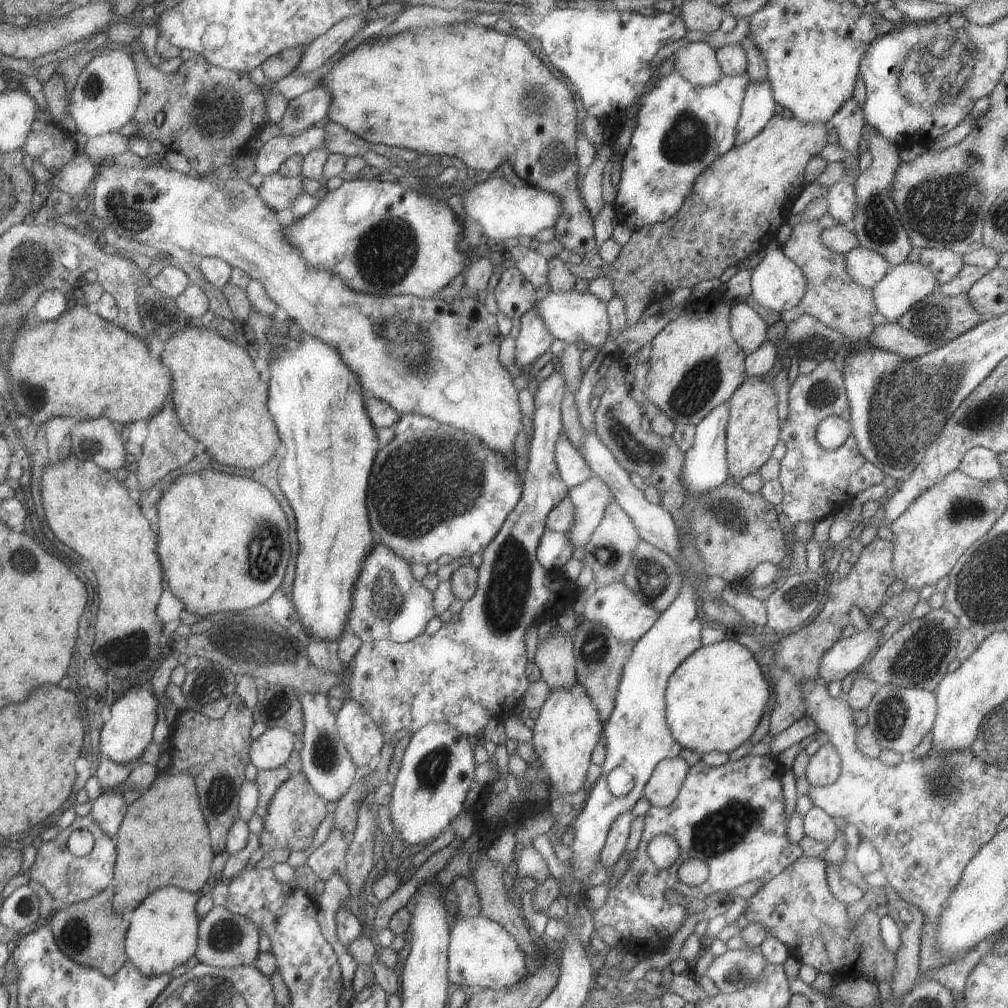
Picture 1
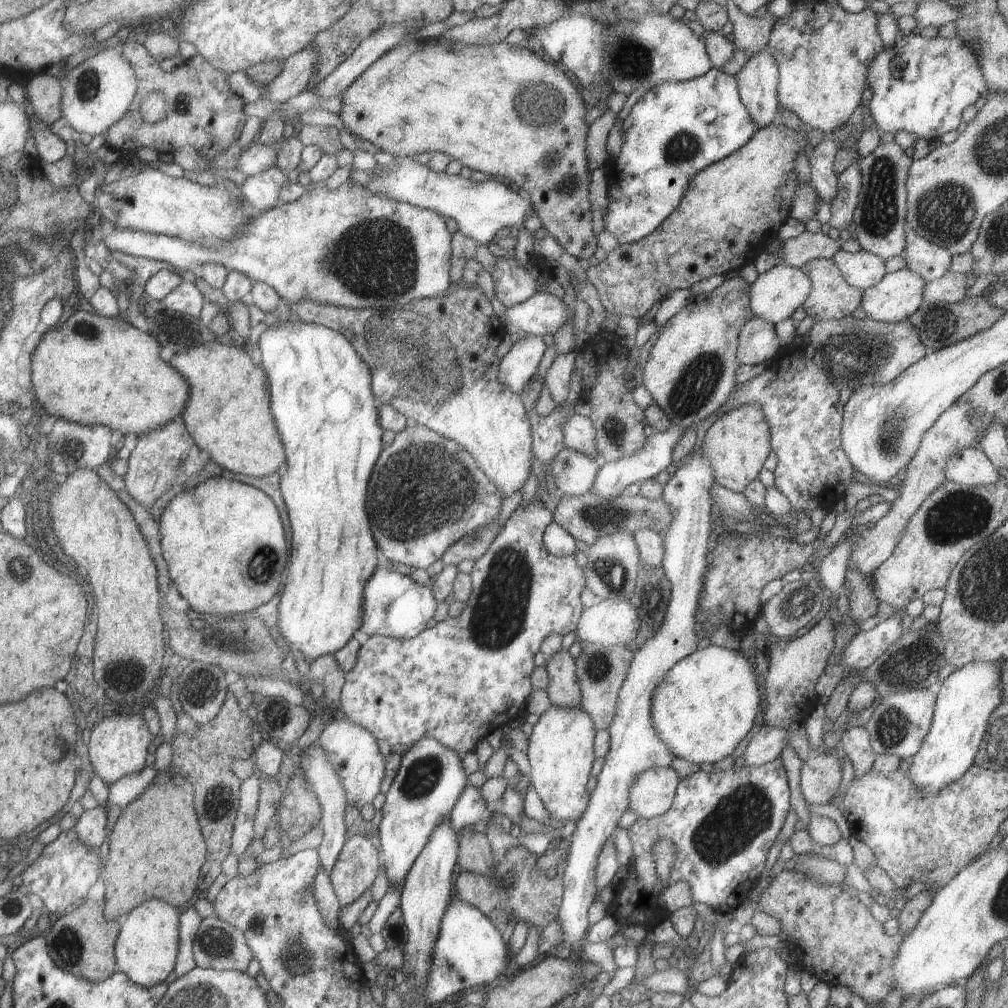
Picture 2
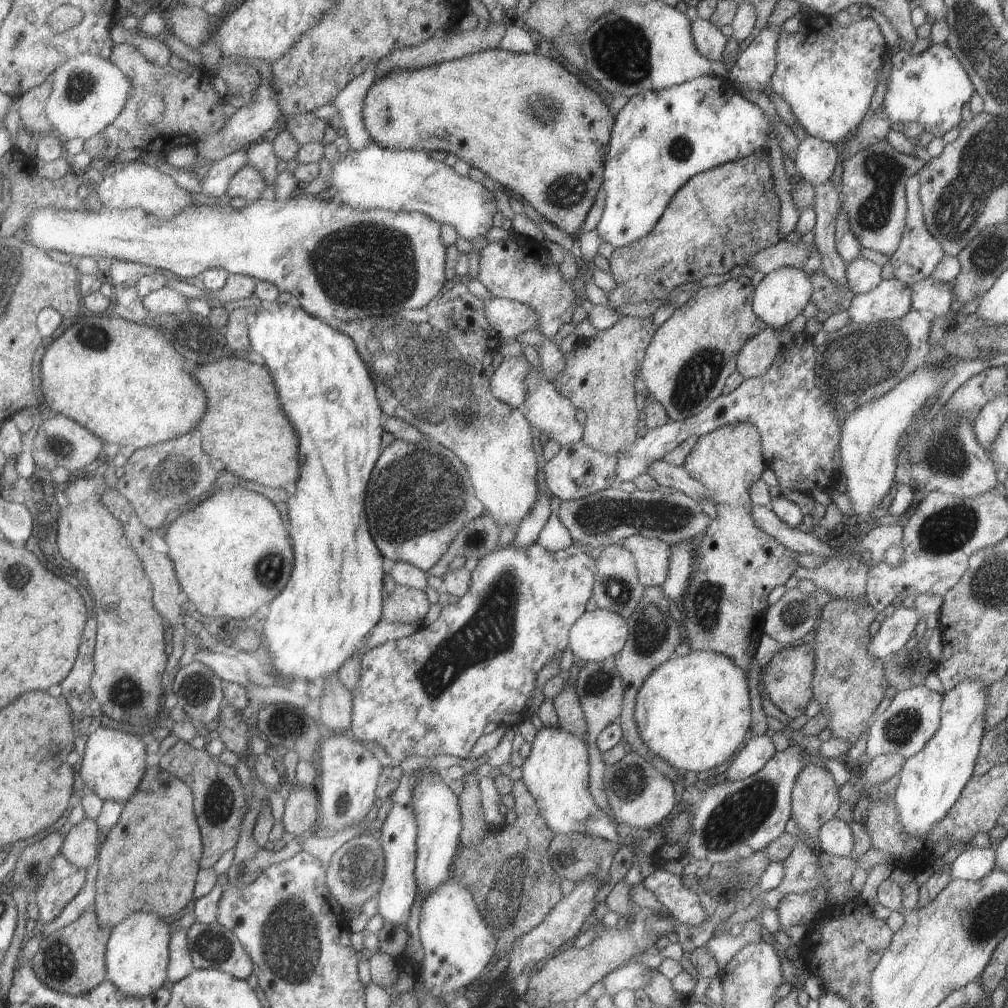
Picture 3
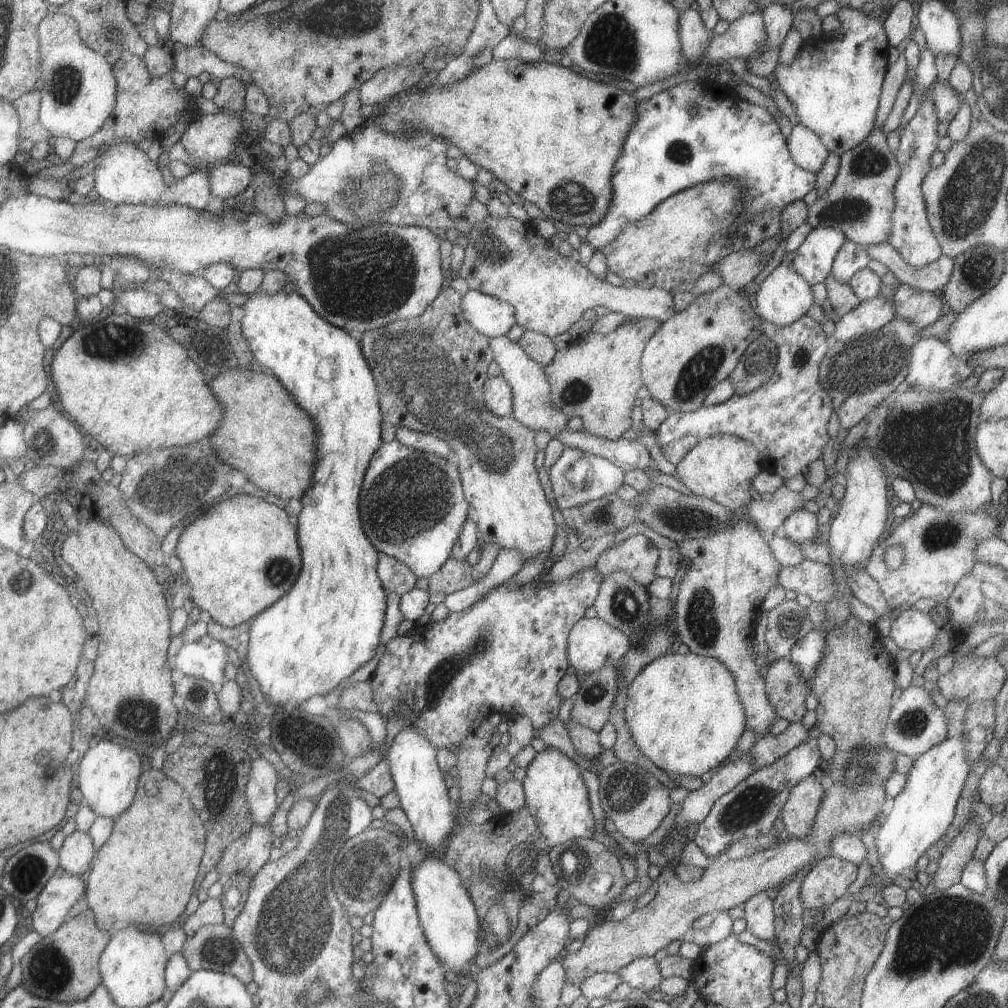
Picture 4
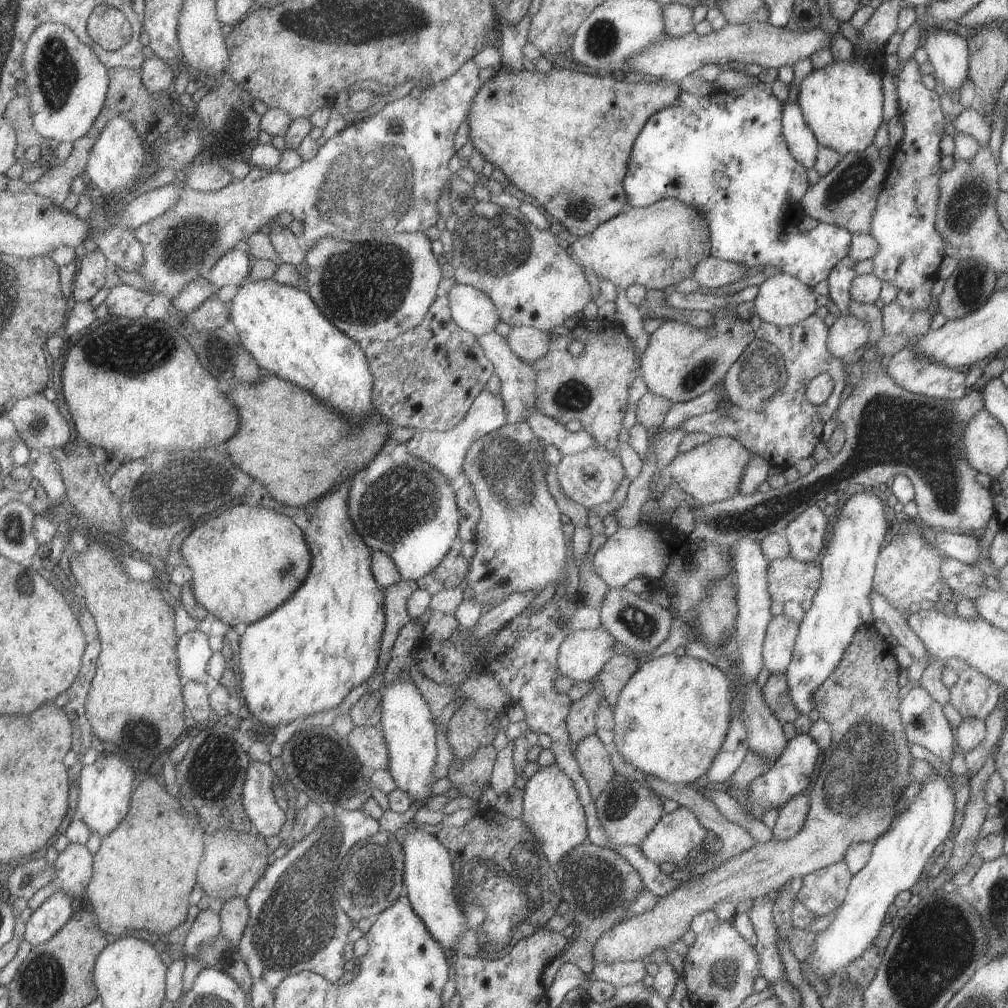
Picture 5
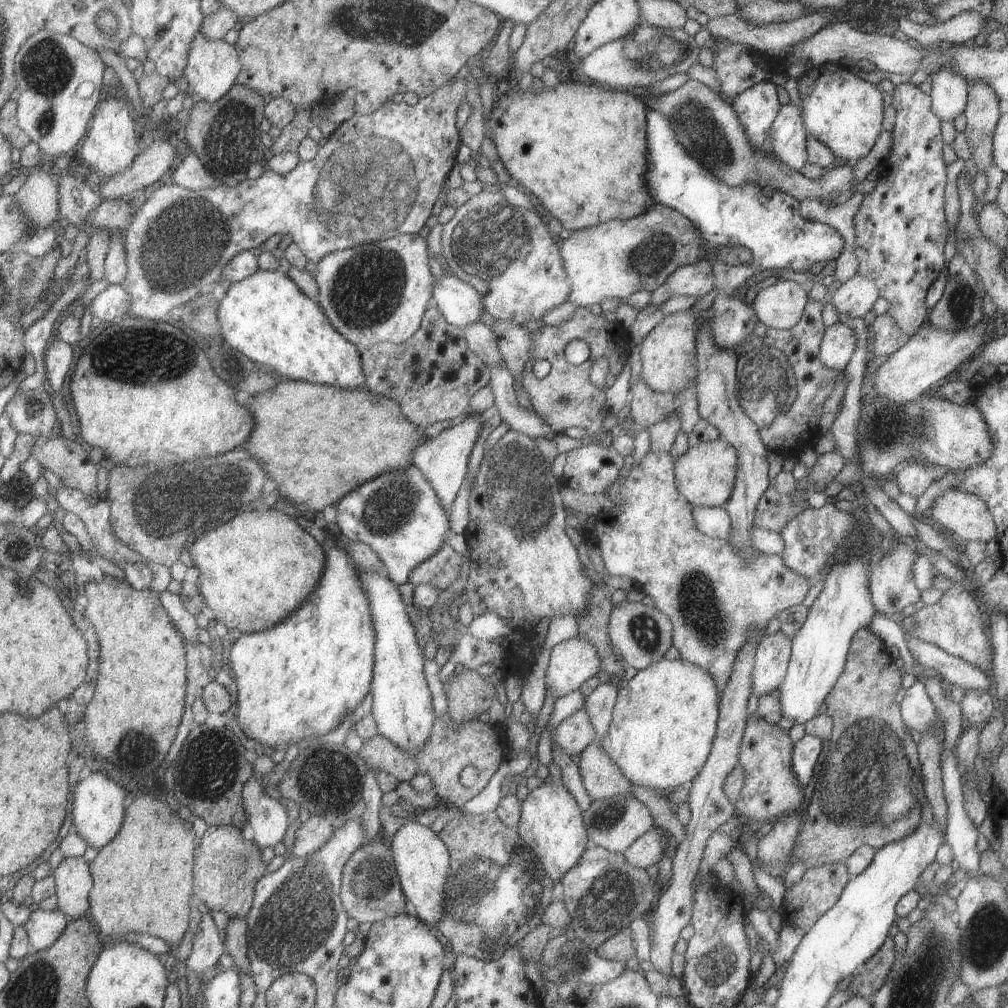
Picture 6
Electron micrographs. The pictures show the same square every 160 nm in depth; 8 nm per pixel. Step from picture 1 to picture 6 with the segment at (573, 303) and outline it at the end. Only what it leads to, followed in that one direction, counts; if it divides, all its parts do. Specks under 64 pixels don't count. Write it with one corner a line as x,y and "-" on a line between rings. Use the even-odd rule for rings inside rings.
446,272
433,282
431,303
443,319
459,329
478,322
484,309
475,288

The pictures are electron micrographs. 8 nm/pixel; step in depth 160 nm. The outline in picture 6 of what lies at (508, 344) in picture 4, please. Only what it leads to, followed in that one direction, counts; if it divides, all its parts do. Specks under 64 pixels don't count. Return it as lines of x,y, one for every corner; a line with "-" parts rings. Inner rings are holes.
473,322
469,326
462,329
463,338
465,338
466,346
477,356
487,367
499,366
504,363
497,344
495,344
495,336
491,334
491,330
482,323

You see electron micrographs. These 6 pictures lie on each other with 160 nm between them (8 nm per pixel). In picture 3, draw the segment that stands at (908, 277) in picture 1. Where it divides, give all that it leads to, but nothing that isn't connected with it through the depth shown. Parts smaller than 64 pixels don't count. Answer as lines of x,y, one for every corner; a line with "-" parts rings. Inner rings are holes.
898,278
881,279
873,290
853,295
846,310
857,324
901,318
911,310
911,291

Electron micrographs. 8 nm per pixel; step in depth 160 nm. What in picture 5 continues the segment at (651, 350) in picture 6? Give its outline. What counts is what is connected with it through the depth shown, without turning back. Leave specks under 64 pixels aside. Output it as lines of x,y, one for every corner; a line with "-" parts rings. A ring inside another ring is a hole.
734,306
719,308
713,314
713,324
707,328
707,332
690,324
669,320
663,321
659,328
648,334
649,342
639,362
640,377
647,391
673,403
683,403
722,382
731,364
737,360
745,346
754,340
749,321
737,318
733,312

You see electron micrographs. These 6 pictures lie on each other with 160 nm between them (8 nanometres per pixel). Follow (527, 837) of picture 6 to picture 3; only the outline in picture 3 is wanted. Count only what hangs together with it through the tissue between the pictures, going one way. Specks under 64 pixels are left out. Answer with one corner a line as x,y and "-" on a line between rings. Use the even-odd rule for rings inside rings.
542,725
530,743
529,754
520,765
522,781
537,805
539,814
555,835
592,832
593,836
621,845
616,833
616,820
593,801
587,787
587,743
559,726

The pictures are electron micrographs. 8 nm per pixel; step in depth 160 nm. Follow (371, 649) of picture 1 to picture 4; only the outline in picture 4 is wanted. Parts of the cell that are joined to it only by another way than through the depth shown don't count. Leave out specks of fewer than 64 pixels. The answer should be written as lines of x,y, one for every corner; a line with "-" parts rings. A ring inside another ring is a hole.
590,566
556,581
541,581
542,576
545,576
549,571
544,571
543,574
537,575
532,581
525,584
518,585
513,581
505,581
497,586
494,586
486,592
479,600
476,600
461,612
449,611
442,620
431,623
430,625
414,626
408,633
404,635
397,635
386,642
383,654
376,664
376,668
372,677
367,680
370,689
372,690
372,704
375,707
377,714
380,714
383,720
393,715
400,715
402,712
409,712
413,714
410,726
424,736
429,744
432,744
436,749
443,748
447,751
454,750
461,744
465,735
470,731
471,723
474,719
486,718
483,714
483,709
489,709
491,713
498,712
504,719
511,719
518,716
526,716
531,720
532,727
540,728
553,720
557,714
559,703
563,700
556,691
556,684
560,678
567,672
566,668
570,664
566,657
568,632
571,630
580,618
584,617
585,610
593,604
598,593
602,576
595,566

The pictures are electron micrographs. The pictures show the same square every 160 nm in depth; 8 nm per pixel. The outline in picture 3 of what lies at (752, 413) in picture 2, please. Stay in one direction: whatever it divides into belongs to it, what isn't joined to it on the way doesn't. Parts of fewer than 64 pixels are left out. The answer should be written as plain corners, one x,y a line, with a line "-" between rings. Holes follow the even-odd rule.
746,422
728,424
701,435
685,457
682,467
691,478
705,485
710,494
709,500
716,510
715,519
710,521
696,540
694,569
681,604
683,639
691,651
713,651
730,657
747,676
749,658
754,656
758,640
764,634
762,614
768,607
767,594
792,576
799,567
800,553
780,545
751,520
748,490
756,480
761,479
762,472
767,468
760,436
753,425

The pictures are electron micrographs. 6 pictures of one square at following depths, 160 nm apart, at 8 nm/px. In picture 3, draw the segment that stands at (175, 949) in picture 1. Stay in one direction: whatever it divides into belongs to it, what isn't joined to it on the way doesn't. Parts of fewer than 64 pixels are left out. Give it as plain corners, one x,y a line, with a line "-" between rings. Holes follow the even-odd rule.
136,912
129,915
112,930
106,954
108,978
126,995
144,997
153,994
165,982
169,943
169,926
156,914

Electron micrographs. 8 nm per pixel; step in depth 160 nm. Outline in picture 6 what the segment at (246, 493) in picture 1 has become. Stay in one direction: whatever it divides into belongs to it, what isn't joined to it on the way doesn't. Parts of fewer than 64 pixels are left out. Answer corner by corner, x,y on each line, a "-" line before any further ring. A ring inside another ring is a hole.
274,509
239,513
233,520
215,524
199,534
187,548
193,569
198,572
199,593
215,615
214,620
223,622
228,630
236,629
245,634
263,632
283,618
289,618
291,610
305,600
305,594
311,594
317,588
325,568
325,554
320,544
287,514

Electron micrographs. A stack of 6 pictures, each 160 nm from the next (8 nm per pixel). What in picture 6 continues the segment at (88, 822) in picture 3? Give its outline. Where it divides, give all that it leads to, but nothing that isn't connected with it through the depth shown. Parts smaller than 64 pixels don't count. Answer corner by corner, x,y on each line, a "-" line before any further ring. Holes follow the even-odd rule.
64,858
54,871
58,908
70,920
88,916
90,894
94,888
94,878
90,864
81,858

